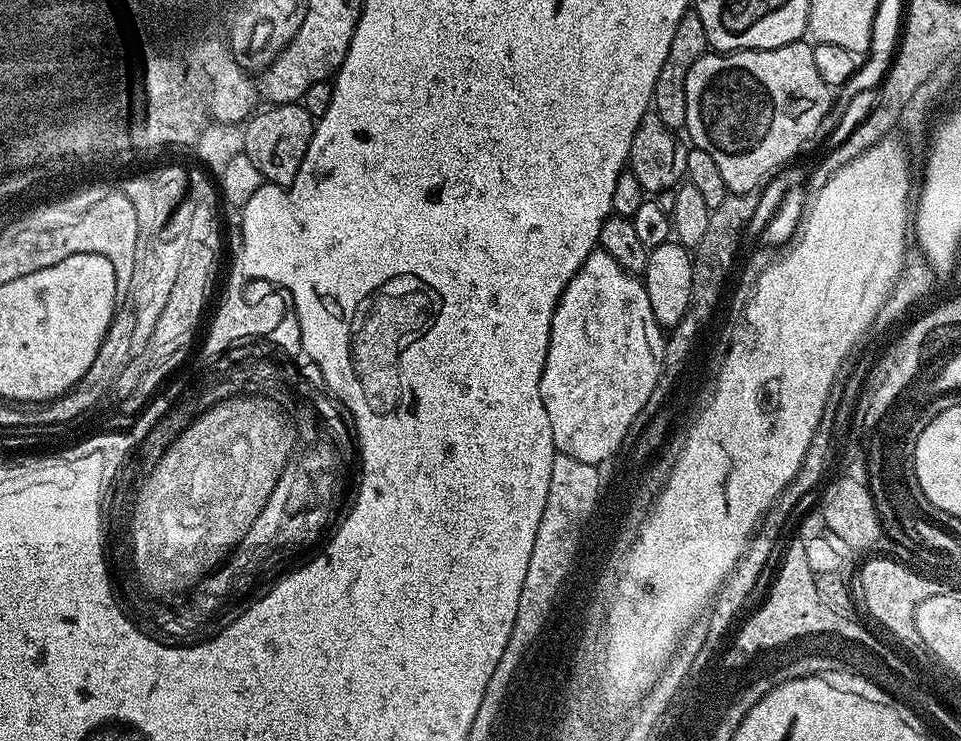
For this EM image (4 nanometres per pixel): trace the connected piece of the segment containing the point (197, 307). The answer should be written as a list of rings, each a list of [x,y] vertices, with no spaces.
[[[200,166],[193,167],[188,172],[188,183],[196,184],[196,216],[192,216],[192,232],[188,232],[188,256],[182,256],[181,269],[174,284],[169,288],[169,300],[162,307],[162,312],[154,317],[150,338],[155,348],[171,349],[178,356],[184,352],[184,344],[192,340],[200,319],[204,316],[204,307],[208,304],[208,295],[216,284],[216,275],[220,272],[220,247],[224,240],[220,237],[221,213],[212,216],[213,185],[208,188],[204,184],[204,176],[200,176]]]

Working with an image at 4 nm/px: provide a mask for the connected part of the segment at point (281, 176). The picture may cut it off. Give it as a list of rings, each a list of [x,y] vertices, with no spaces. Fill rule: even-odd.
[[[303,103],[278,104],[257,111],[243,125],[243,155],[258,166],[265,181],[285,186],[292,183],[302,166],[302,158],[306,158],[306,150],[310,146],[310,138],[314,127],[314,118],[304,109]]]

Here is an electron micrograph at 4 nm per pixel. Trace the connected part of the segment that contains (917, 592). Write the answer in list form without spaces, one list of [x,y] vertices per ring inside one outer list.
[[[872,558],[863,564],[860,573],[858,573],[858,579],[862,584],[865,598],[864,608],[900,641],[918,648],[922,646],[922,642],[916,626],[917,607],[926,598],[934,597],[934,592],[939,594],[939,591],[936,584],[922,580],[922,578],[910,574],[909,571],[906,572],[906,564],[899,559],[896,560]]]

